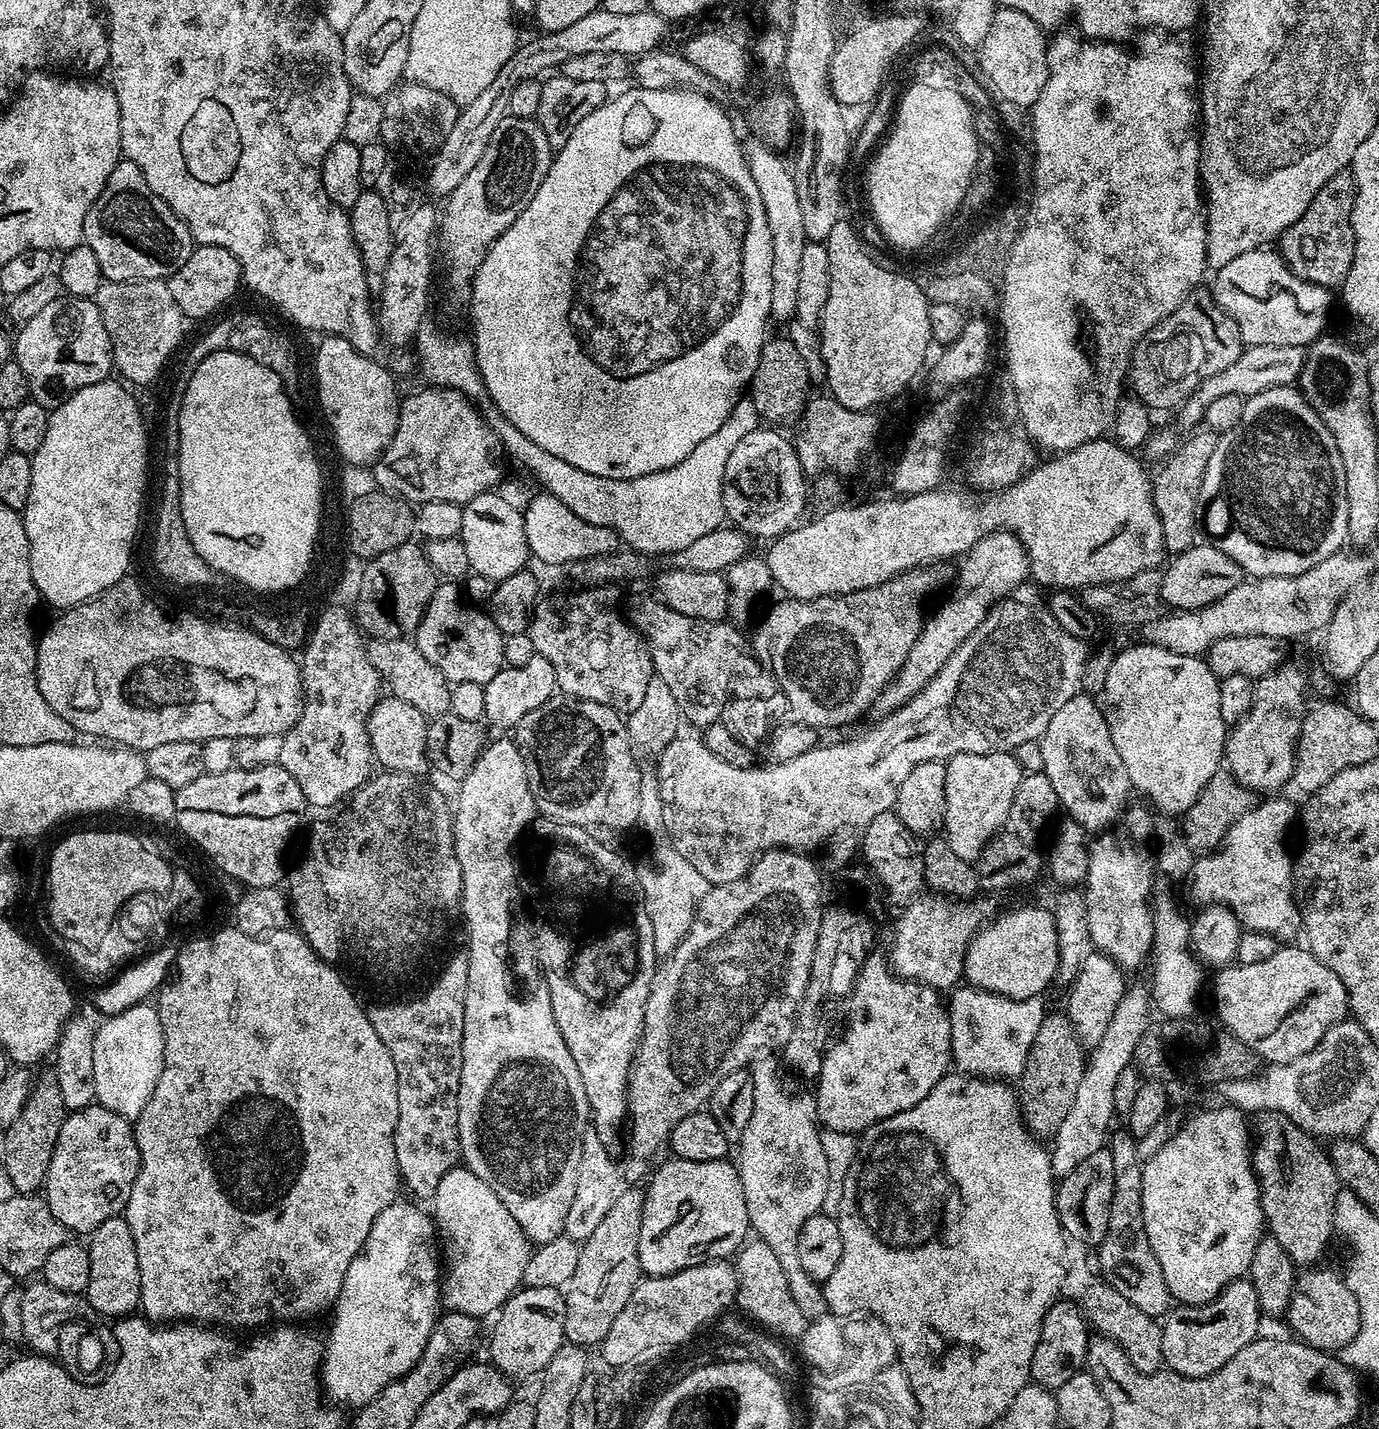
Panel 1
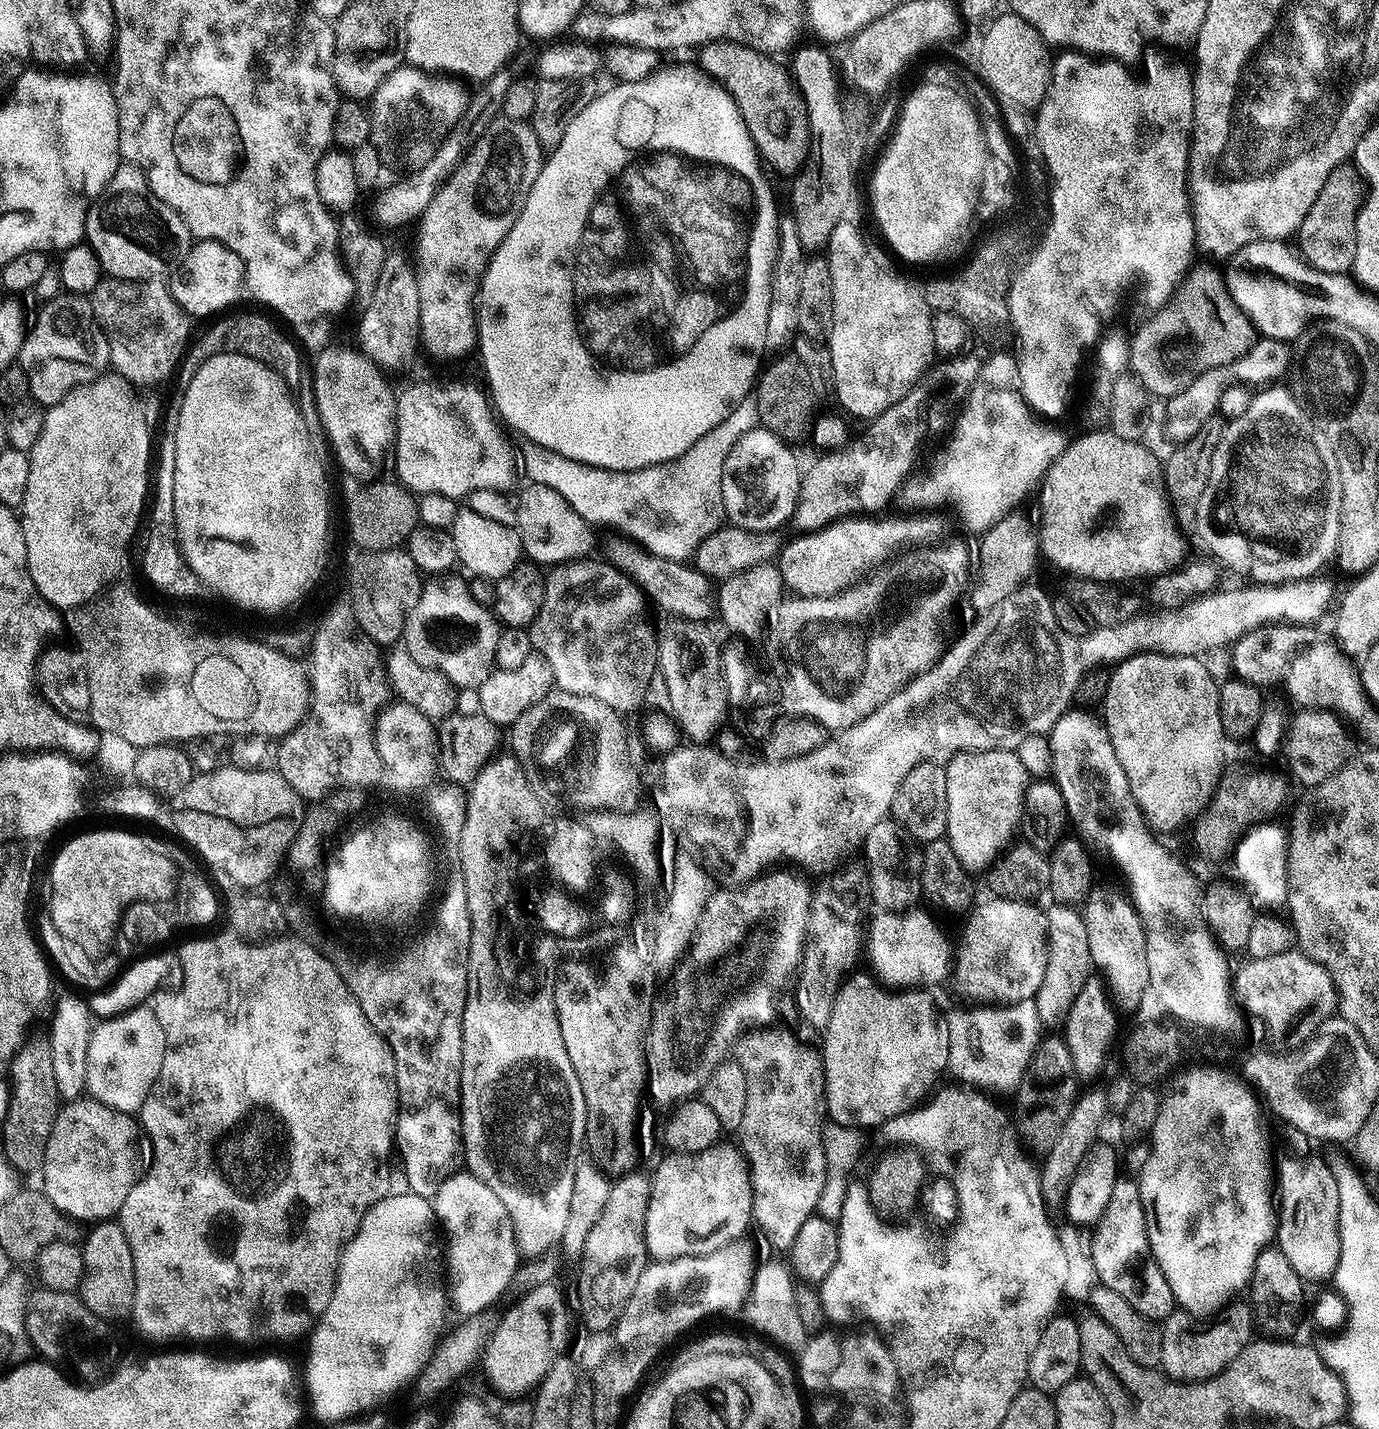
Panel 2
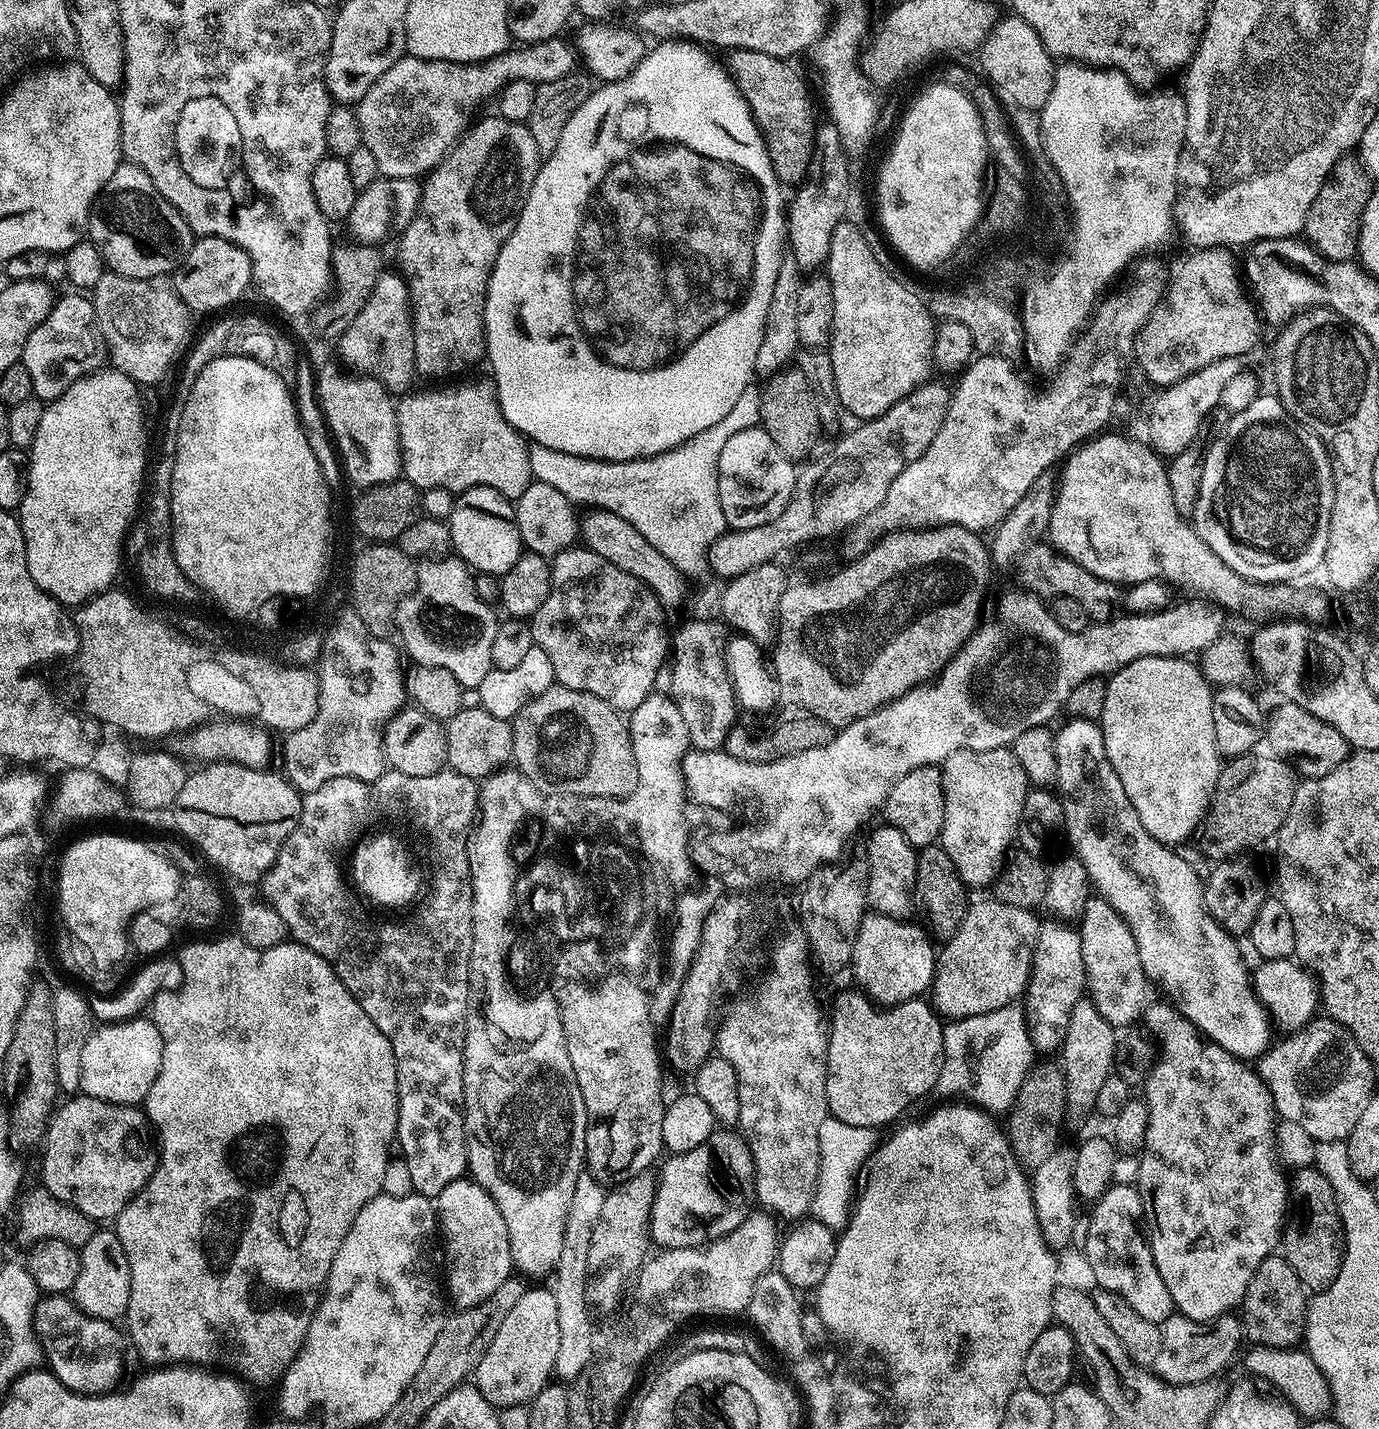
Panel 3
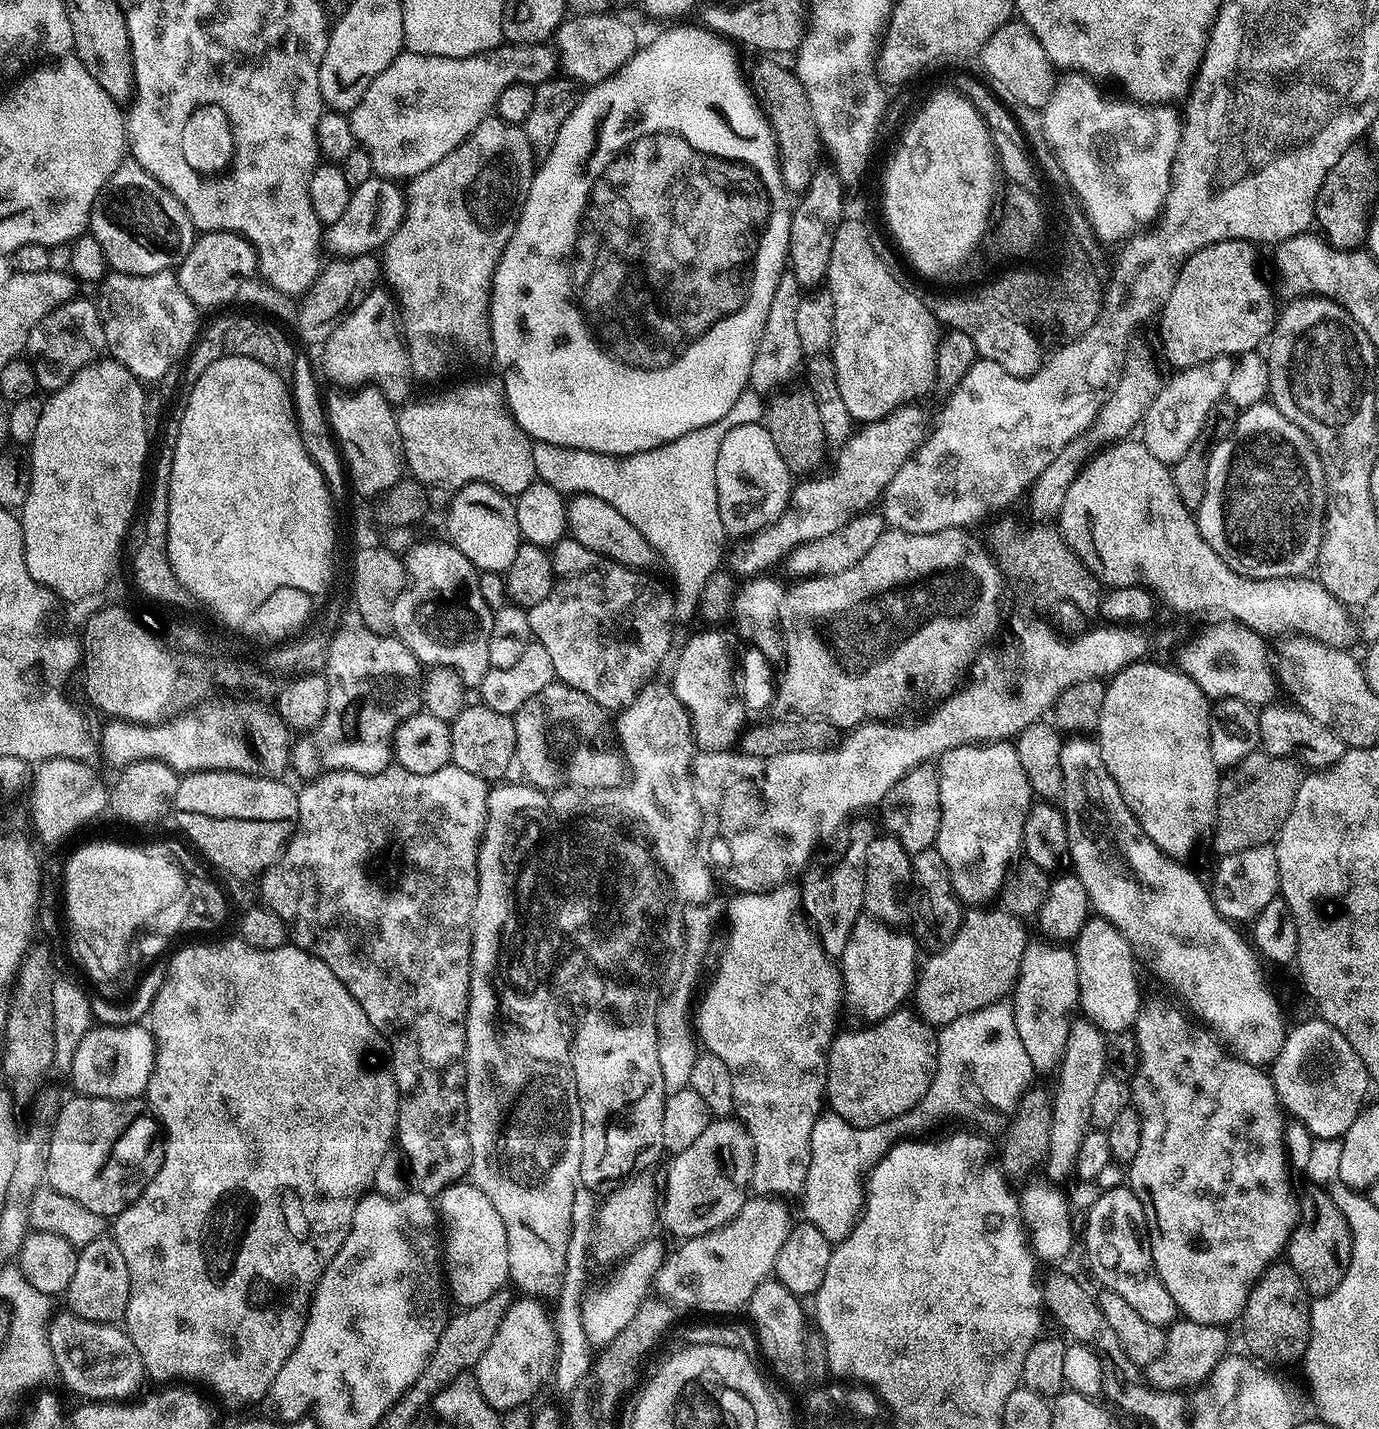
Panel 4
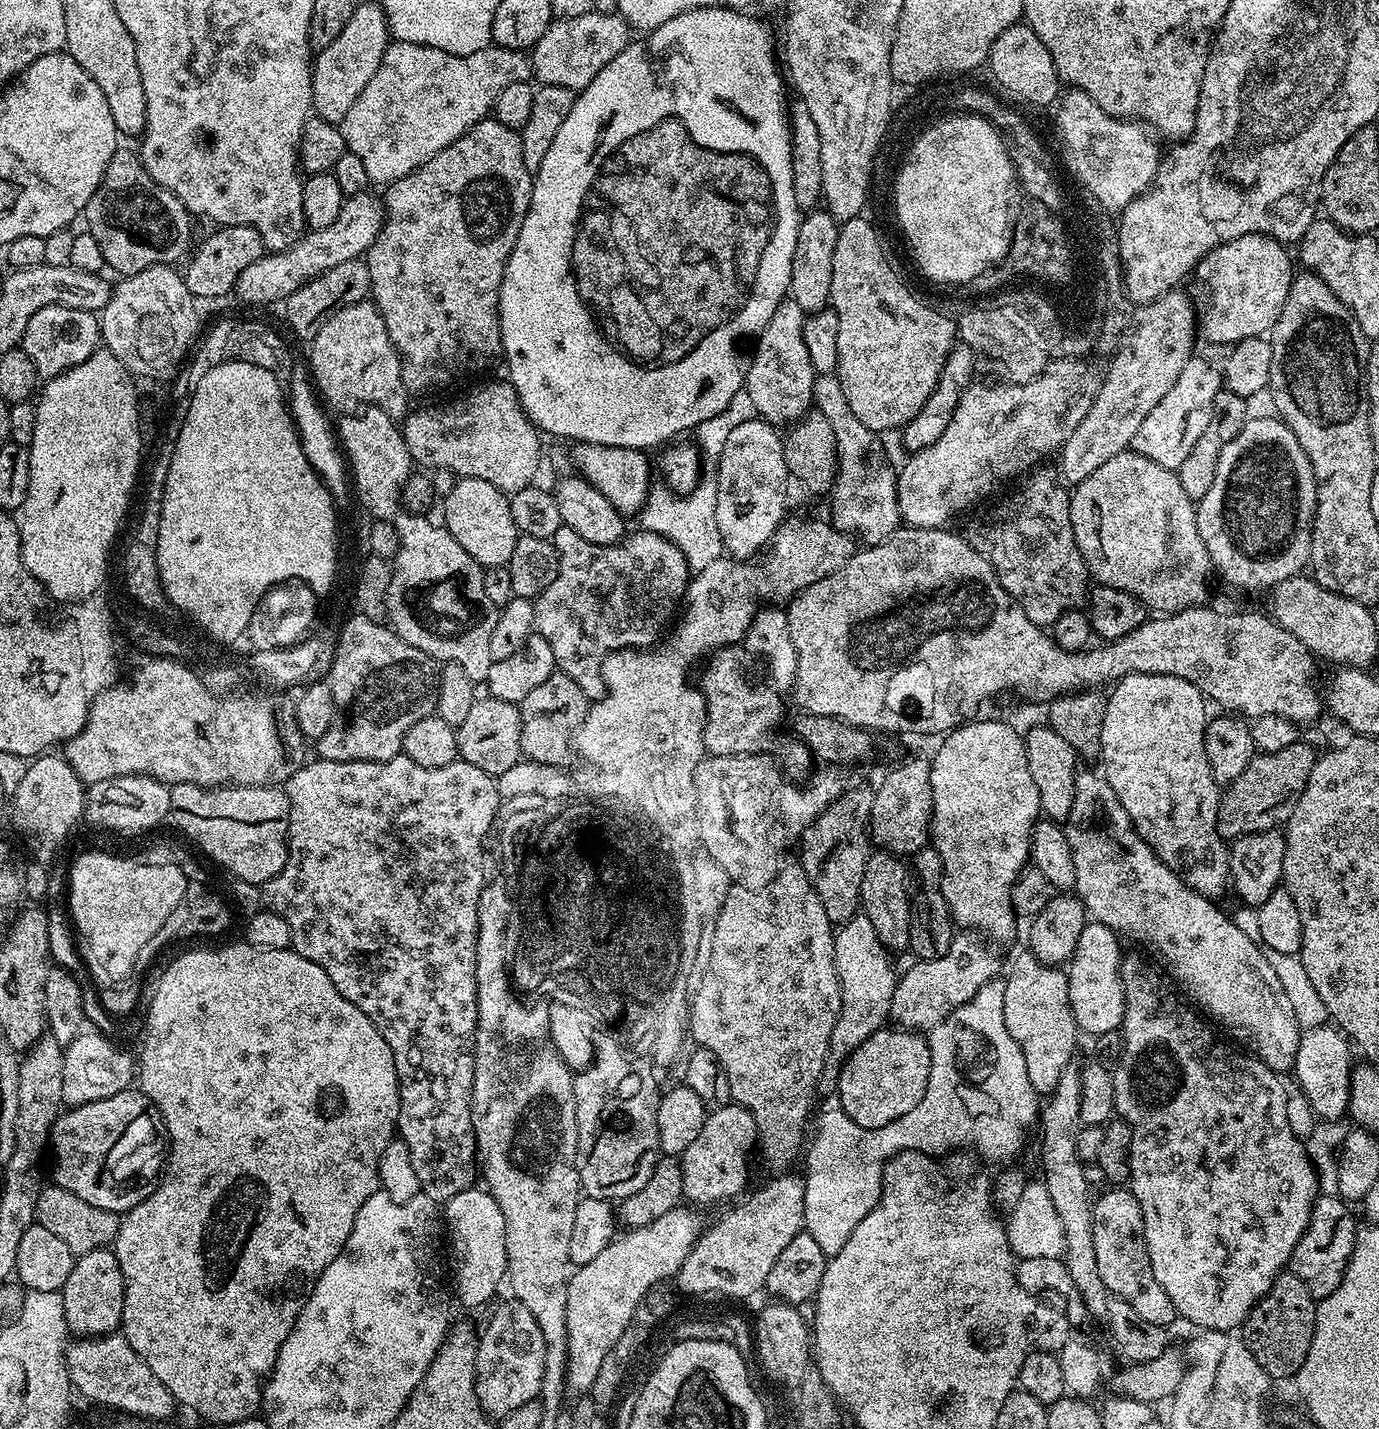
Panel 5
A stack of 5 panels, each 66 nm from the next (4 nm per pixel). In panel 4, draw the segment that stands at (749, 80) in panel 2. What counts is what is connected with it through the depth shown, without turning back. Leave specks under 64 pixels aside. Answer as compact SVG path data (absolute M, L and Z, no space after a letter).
M760 58L753 70L750 72L750 82L768 117L772 126L772 133L776 135L776 156L780 159L780 177L785 188L792 194L803 194L810 186L817 169L821 167L822 145L820 143L820 131L814 122L814 110L810 110L810 98L806 98L806 90L802 82L798 82L795 71L791 67L783 68L776 58Z

